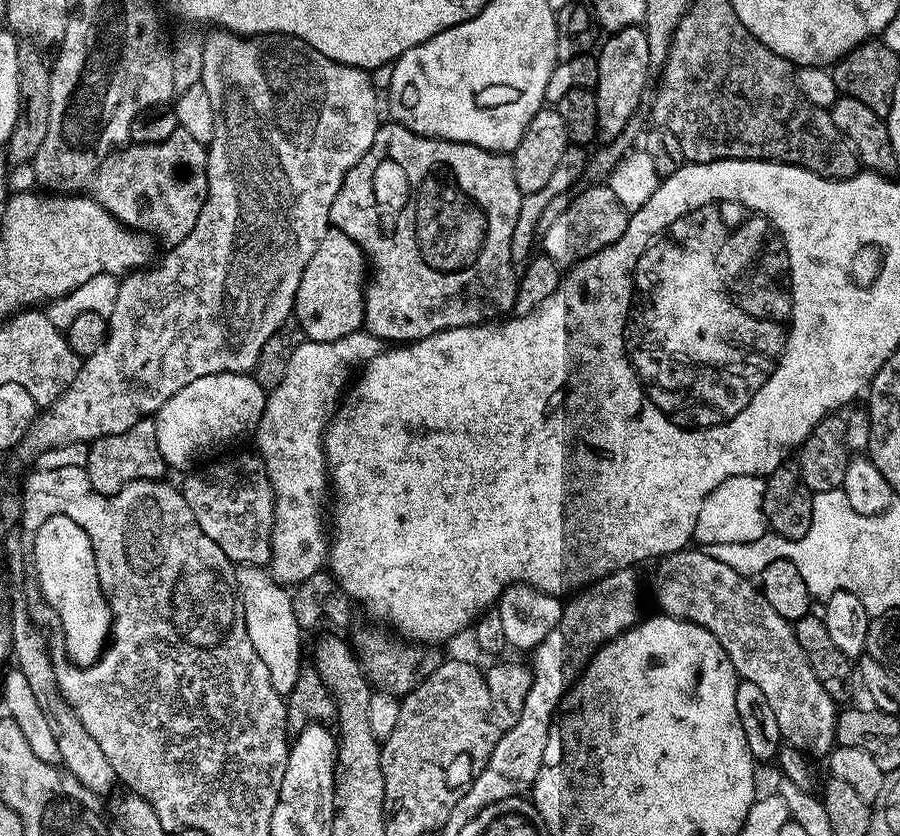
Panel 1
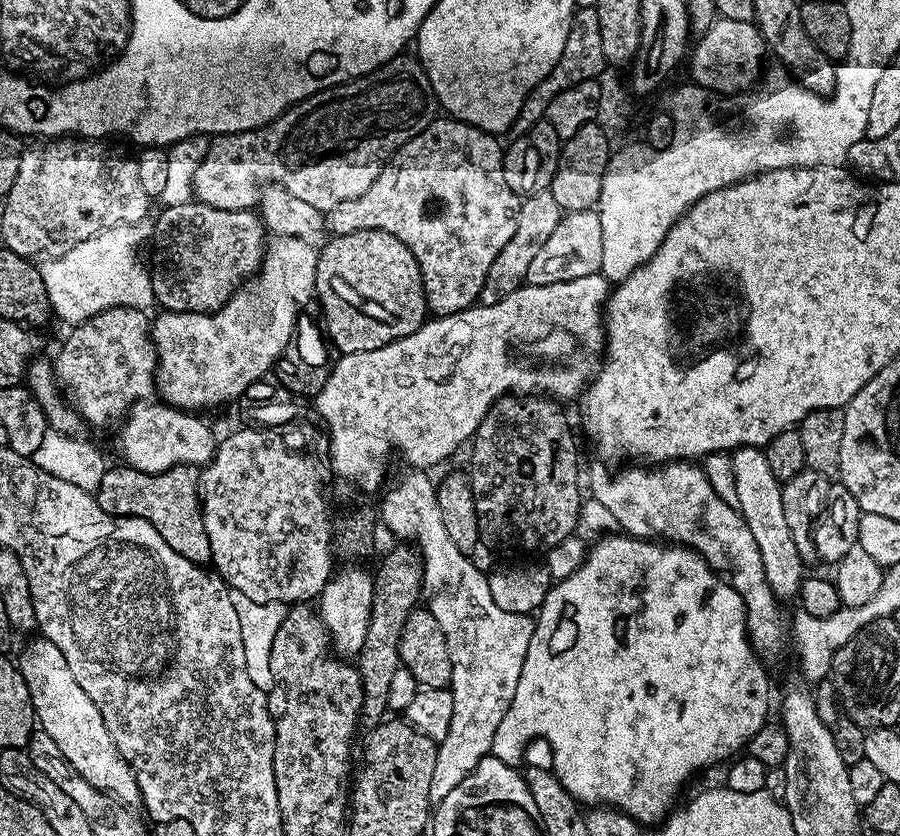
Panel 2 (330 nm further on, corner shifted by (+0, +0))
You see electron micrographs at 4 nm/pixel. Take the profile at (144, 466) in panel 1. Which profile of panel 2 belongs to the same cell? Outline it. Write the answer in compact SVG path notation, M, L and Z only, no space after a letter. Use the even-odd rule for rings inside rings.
M175 464L165 472L146 474L137 468L119 467L109 467L102 474L102 482L94 493L98 506L102 506L102 510L106 510L106 514L114 517L137 516L150 522L150 526L154 526L154 530L158 530L158 534L162 534L162 538L166 538L166 546L170 546L170 550L182 554L182 558L186 558L190 562L201 566L207 565L211 561L212 555L210 554L210 538L206 538L206 526L204 525L200 490L201 469L194 464Z

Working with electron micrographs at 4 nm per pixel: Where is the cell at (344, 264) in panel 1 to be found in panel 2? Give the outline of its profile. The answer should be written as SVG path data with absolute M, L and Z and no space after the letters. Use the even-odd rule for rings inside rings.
M363 228L350 234L332 236L329 244L319 249L316 257L315 299L320 299L324 311L322 324L331 347L340 354L378 350L395 340L414 334L429 315L424 283L414 254L398 238L373 228Z

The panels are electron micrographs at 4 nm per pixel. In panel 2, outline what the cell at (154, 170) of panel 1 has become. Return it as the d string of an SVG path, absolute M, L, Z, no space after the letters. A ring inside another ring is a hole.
M401 54L396 59L390 60L388 64L383 64L378 70L374 70L365 76L359 76L357 80L347 80L345 84L336 84L333 88L324 88L321 92L315 92L313 96L307 96L262 128L249 128L246 132L226 132L217 135L209 143L208 153L198 166L198 170L194 170L192 194L199 203L214 206L218 210L242 210L247 212L259 205L261 188L269 184L276 184L279 188L290 190L290 194L294 194L294 198L302 198L302 202L307 202L308 205L314 206L314 210L326 214L330 210L334 210L334 206L340 205L341 202L350 202L350 198L358 198L358 194L366 194L366 190L370 190L370 186L374 186L378 174L384 169L385 164L391 160L393 154L406 142L410 142L410 138L422 134L422 130L426 130L426 126L430 126L432 121L437 119L437 116L436 91L432 89L432 83L426 74L426 70L420 65L419 59L412 57L411 60L408 54Z

